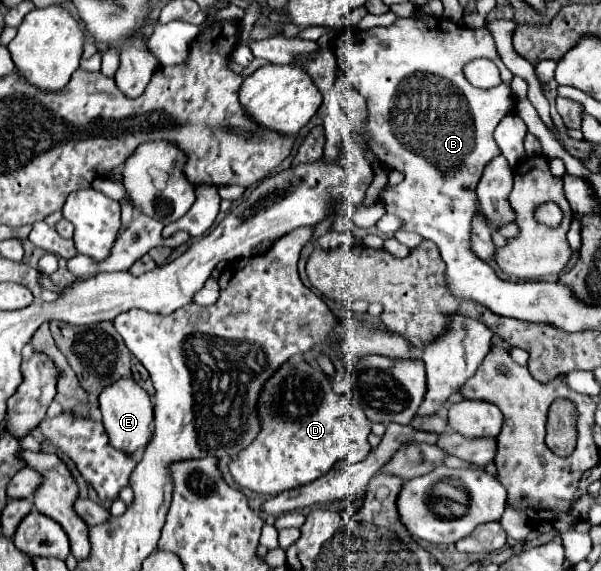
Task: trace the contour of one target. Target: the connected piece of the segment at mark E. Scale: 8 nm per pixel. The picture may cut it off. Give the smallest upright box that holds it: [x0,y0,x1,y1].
[99,377,153,453]

